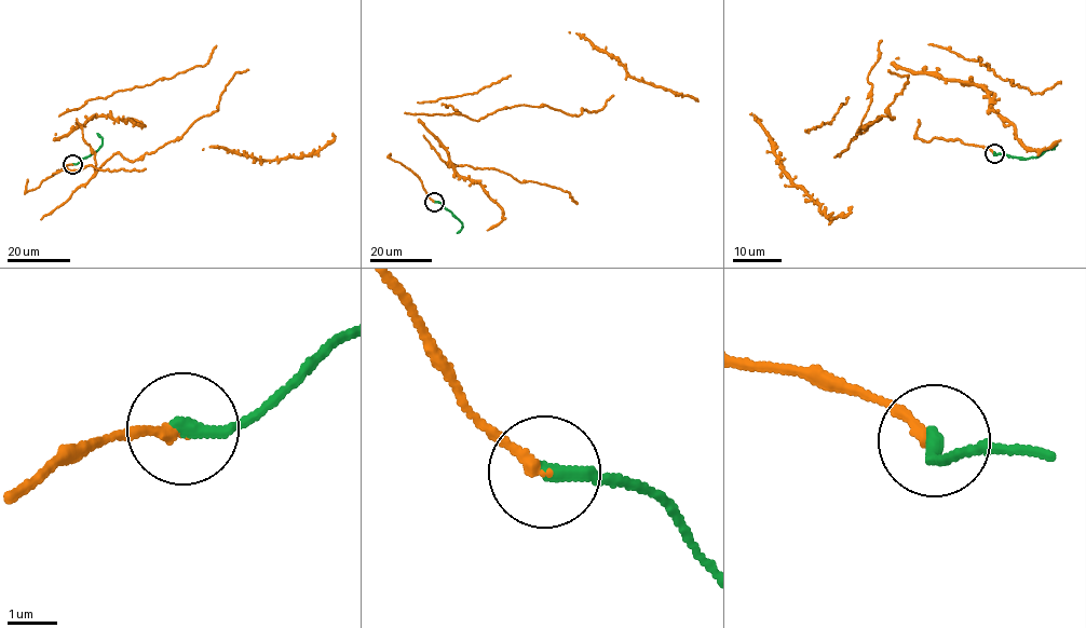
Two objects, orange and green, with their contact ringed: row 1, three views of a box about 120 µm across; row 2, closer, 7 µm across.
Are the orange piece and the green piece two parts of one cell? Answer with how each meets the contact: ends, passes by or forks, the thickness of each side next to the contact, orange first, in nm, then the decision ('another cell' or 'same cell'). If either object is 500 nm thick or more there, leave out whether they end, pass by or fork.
orange ends; green ends; calibres 220 and 300 nm; same cell

